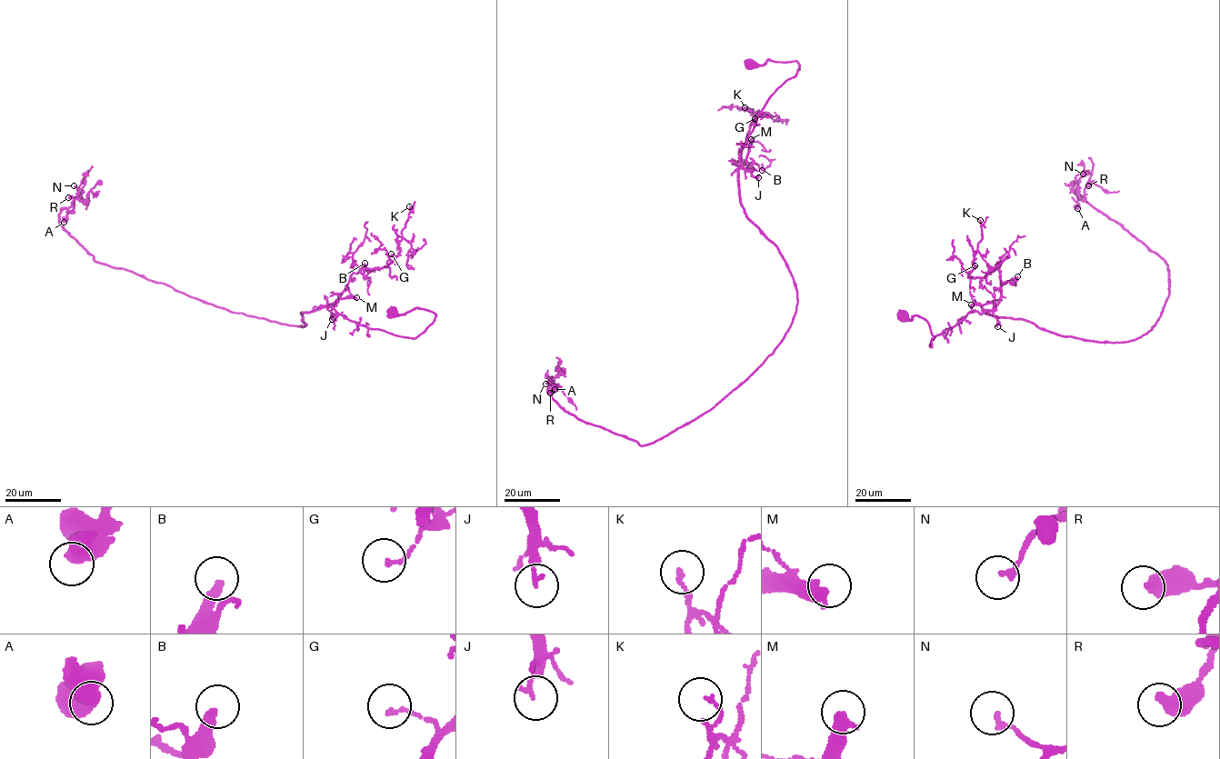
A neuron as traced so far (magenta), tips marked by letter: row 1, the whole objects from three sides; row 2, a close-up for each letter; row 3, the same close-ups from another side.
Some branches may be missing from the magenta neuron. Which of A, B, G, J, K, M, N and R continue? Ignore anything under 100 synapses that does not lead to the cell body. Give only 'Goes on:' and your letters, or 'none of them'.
Goes on: M

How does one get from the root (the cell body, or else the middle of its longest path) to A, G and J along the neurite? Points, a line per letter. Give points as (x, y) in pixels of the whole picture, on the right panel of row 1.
A: (904, 316), (928, 322), (931, 347), (977, 311), (1098, 342), (1147, 334), (1167, 264), (1078, 195), (1077, 208)
G: (904, 316), (928, 322), (931, 347), (935, 336), (968, 313), (994, 309), (1000, 272), (969, 278), (974, 265)
J: (904, 316), (928, 322), (931, 347), (935, 336), (968, 313), (991, 311), (997, 326)

